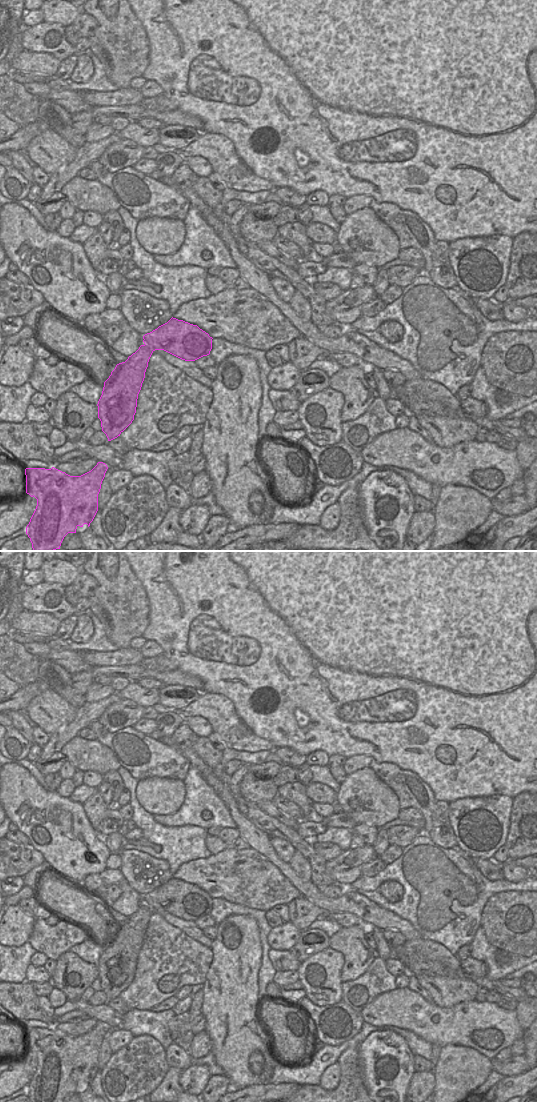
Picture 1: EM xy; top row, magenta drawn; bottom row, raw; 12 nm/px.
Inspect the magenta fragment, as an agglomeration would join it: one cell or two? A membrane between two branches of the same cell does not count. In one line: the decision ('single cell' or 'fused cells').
fused cells

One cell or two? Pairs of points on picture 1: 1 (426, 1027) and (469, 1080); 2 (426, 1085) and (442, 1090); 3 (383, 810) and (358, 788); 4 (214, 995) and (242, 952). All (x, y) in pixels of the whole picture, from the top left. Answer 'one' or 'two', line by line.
1: two
2: two
3: one
4: one

